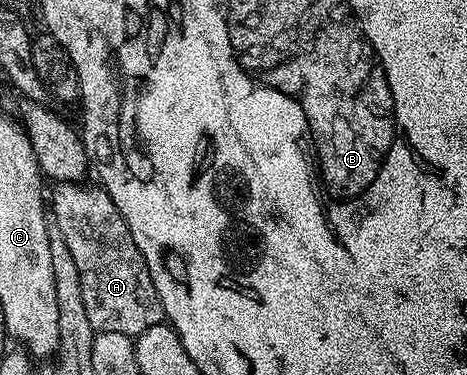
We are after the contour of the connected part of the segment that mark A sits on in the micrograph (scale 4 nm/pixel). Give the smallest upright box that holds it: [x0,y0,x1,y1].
[49,181,164,339]

